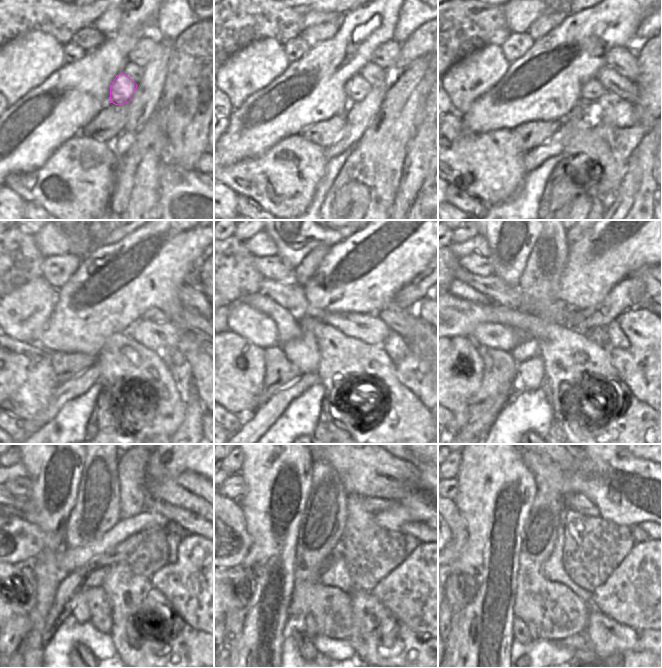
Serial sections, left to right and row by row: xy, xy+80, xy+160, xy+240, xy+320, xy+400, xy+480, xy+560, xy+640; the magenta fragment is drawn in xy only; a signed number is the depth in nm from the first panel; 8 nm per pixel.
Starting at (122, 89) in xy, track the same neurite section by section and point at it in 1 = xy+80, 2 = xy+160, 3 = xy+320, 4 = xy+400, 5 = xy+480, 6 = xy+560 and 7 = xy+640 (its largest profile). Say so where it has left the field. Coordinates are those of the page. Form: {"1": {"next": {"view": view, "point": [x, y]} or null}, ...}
{"1": {"next": {"view": "xy+80", "point": [357, 88]}}, "2": {"next": {"view": "xy+160", "point": [592, 91]}}, "3": {"next": {"view": "xy+320", "point": [417, 371]}}, "4": {"next": {"view": "xy+400", "point": [641, 366]}}, "5": {"next": {"view": "xy+480", "point": [193, 585]}}, "6": {"next": {"view": "xy+560", "point": [417, 591]}}, "7": {"next": {"view": "xy+640", "point": [641, 592]}}}

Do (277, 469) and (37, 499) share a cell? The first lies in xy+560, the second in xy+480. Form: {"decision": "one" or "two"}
{"decision": "one"}

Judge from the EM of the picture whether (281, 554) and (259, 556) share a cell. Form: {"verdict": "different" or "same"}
{"verdict": "different"}

